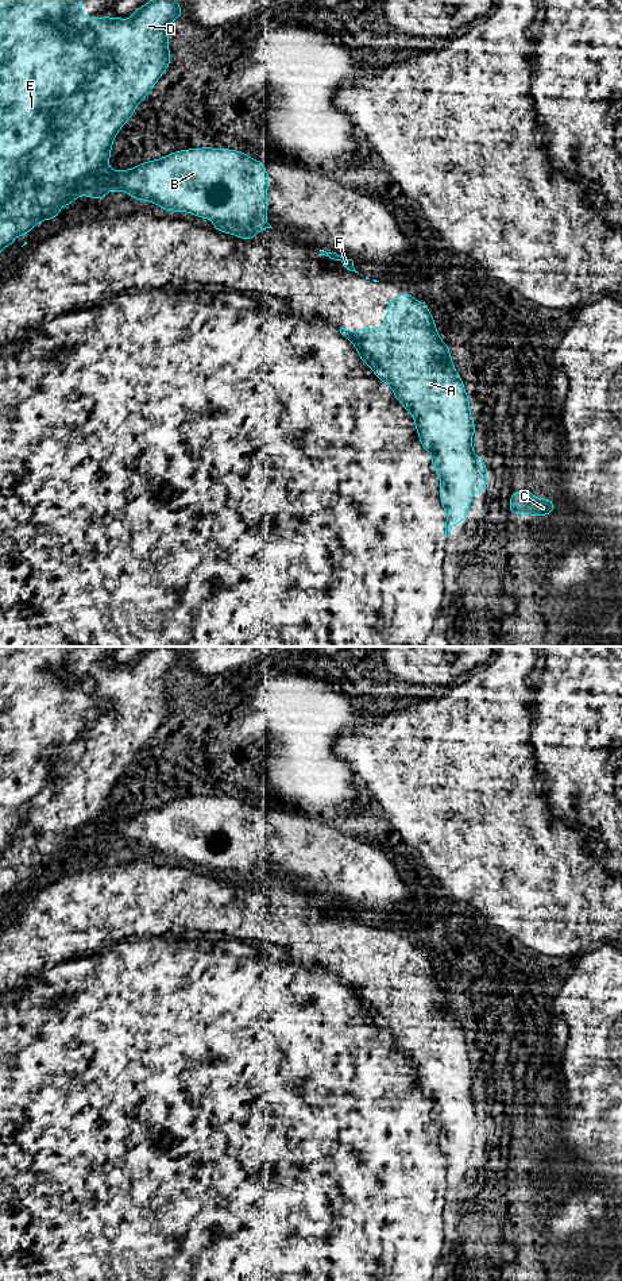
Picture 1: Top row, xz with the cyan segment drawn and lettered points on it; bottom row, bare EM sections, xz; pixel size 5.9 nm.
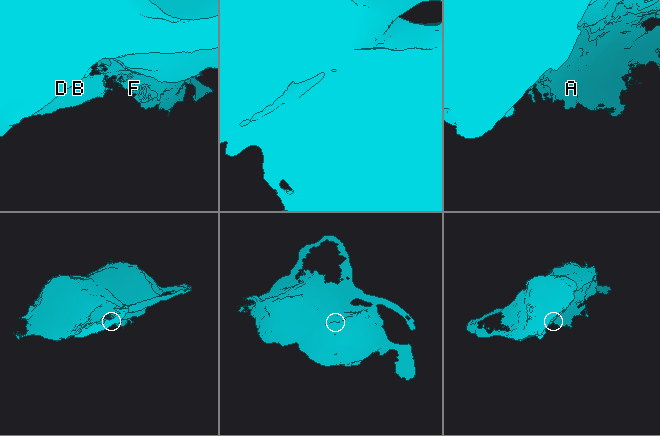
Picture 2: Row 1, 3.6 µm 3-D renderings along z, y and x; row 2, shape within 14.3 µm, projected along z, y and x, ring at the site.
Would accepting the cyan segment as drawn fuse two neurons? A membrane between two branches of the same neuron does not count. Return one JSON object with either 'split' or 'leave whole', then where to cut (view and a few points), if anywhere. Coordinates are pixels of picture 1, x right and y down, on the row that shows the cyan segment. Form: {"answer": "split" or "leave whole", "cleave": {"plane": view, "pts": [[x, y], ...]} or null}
{"answer": "split", "cleave": {"plane": "xz", "pts": [[263, 216], [251, 231], [240, 231], [234, 235]]}}

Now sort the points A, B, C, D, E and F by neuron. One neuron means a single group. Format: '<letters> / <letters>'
A C F / B D E

